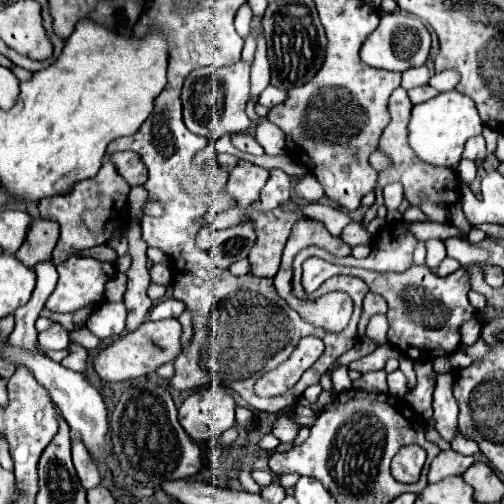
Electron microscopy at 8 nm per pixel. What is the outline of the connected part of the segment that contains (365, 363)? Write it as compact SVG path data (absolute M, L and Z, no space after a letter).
M380 346L380 348L376 348L372 354L368 354L368 356L360 358L360 360L352 362L352 364L350 364L350 370L358 370L358 372L362 372L362 374L382 370L382 368L384 368L384 362L386 362L392 354L394 354L392 346Z

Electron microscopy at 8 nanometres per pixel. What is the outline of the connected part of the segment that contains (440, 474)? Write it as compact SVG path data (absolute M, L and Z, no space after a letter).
M448 450L448 452L440 452L432 464L430 464L430 472L428 472L428 484L434 484L434 482L440 482L448 476L460 476L468 470L468 466L472 466L474 458L472 456L462 456L462 454L456 454L454 450Z

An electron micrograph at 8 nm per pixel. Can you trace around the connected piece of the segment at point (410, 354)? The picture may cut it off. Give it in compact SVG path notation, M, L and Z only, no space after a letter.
M308 258L304 262L304 274L302 274L302 286L306 294L312 294L314 290L320 288L320 284L324 284L328 278L338 276L338 274L350 274L350 276L358 276L362 278L368 286L370 292L384 296L384 300L388 302L388 320L390 320L390 344L406 358L418 360L418 358L426 358L426 360L434 360L438 356L450 356L458 350L460 346L460 328L464 322L472 320L476 316L474 306L468 302L468 272L466 266L460 266L454 274L446 276L446 278L438 278L430 268L426 266L410 266L406 272L372 272L372 270L364 270L364 268L348 268L348 266L336 266L330 262L324 262L320 258Z

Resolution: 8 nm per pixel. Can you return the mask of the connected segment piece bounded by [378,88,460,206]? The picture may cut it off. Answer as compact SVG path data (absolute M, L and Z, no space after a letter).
M398 88L392 92L390 102L388 102L388 110L390 110L390 124L384 128L378 150L382 150L386 156L392 158L392 168L388 168L386 172L378 174L378 186L386 186L390 182L400 182L404 186L404 196L410 204L418 206L422 200L430 200L436 204L444 204L450 206L452 202L460 200L460 180L458 174L454 170L440 170L436 166L428 166L426 162L420 162L416 158L416 154L412 152L412 148L408 146L408 120L410 120L410 110L412 110L412 102L408 98L408 92L404 88Z

